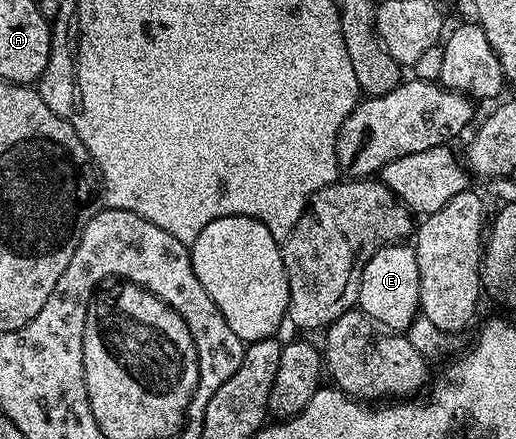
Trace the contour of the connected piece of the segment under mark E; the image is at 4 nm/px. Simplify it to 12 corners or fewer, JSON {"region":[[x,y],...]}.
{"region":[[406,242],[364,266],[356,304],[405,333],[420,315],[420,266]]}

